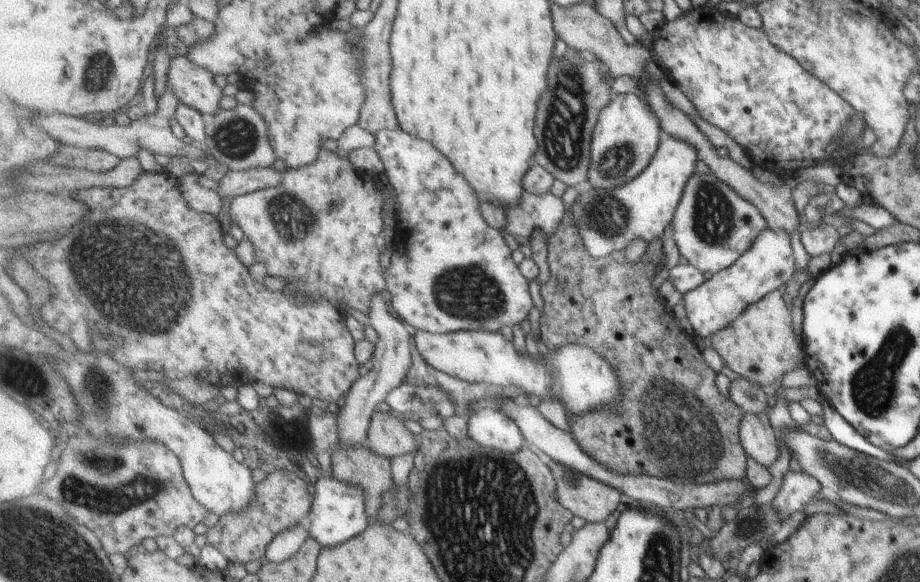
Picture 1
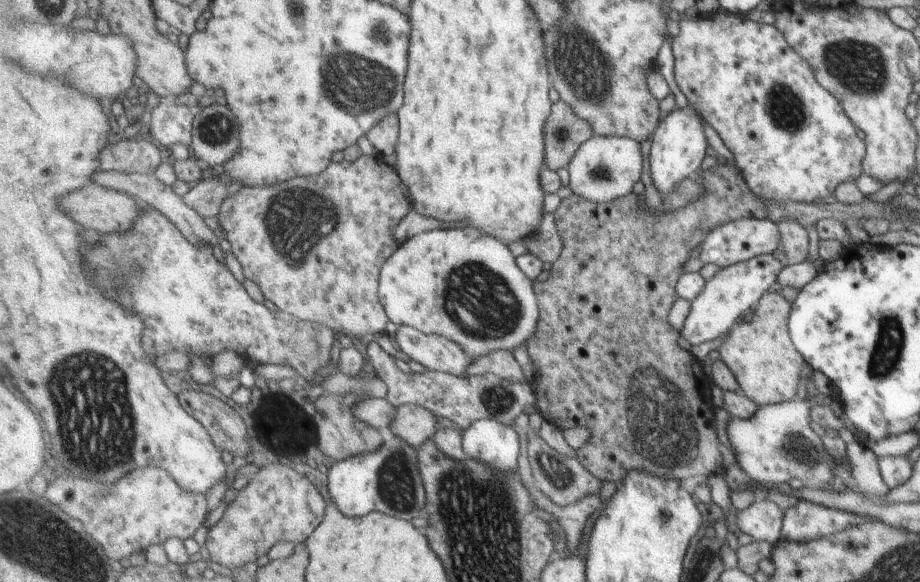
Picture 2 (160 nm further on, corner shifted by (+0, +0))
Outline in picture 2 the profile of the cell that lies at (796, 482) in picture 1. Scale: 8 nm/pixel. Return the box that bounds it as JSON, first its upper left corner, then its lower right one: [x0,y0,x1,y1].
[730,502,782,546]

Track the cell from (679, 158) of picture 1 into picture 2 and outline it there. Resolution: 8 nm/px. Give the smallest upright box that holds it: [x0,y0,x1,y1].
[648,102,707,193]

